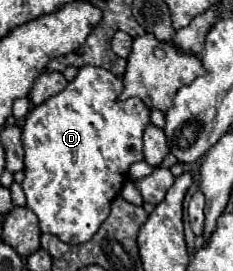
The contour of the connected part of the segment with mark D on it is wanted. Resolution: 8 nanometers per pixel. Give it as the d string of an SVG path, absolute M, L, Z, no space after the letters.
M85 65L61 93L27 113L23 125L25 179L21 187L27 197L27 207L39 217L41 233L51 233L69 245L89 241L109 217L111 201L121 193L129 179L129 167L143 161L143 131L149 123L151 109L139 97L119 101L117 97L121 91L123 81L117 75L103 67Z

